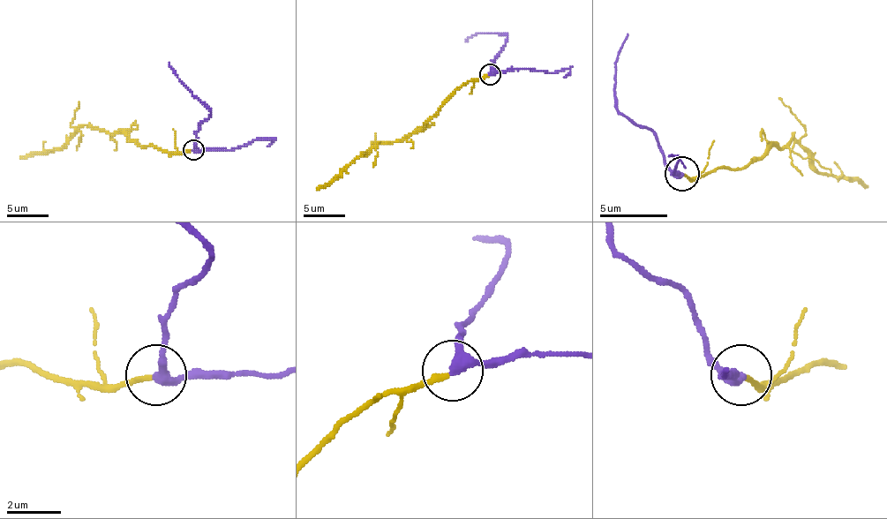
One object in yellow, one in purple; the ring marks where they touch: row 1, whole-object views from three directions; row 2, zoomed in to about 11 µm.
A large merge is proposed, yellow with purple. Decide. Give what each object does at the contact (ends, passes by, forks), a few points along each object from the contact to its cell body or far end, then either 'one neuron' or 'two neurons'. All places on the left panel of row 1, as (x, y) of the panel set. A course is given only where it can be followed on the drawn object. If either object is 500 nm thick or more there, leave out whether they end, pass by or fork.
yellow ends; purple passes by; course yellow (191, 150), (162, 152), (154, 146), (138, 146), (121, 133), (83, 125), (60, 148), (33, 152), (20, 158); course purple (194, 150), (198, 127), (211, 112), (179, 78), (169, 62); one neuron

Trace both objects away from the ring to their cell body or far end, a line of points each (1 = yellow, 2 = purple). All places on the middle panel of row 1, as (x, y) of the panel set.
1: (488, 75), (459, 87), (417, 131), (394, 141), (379, 141), (317, 190)
2: (491, 75), (494, 58), (507, 37), (476, 33), (465, 41)

